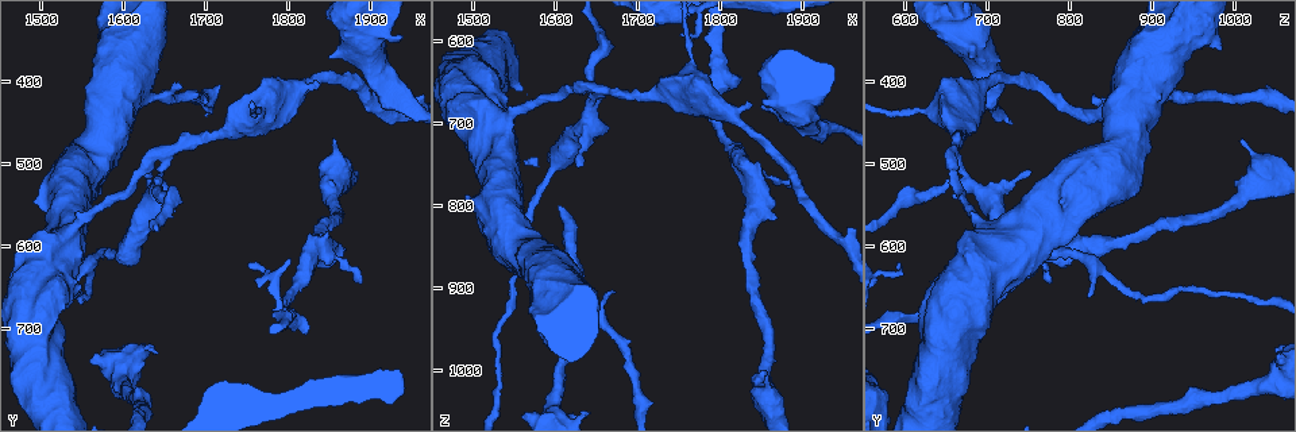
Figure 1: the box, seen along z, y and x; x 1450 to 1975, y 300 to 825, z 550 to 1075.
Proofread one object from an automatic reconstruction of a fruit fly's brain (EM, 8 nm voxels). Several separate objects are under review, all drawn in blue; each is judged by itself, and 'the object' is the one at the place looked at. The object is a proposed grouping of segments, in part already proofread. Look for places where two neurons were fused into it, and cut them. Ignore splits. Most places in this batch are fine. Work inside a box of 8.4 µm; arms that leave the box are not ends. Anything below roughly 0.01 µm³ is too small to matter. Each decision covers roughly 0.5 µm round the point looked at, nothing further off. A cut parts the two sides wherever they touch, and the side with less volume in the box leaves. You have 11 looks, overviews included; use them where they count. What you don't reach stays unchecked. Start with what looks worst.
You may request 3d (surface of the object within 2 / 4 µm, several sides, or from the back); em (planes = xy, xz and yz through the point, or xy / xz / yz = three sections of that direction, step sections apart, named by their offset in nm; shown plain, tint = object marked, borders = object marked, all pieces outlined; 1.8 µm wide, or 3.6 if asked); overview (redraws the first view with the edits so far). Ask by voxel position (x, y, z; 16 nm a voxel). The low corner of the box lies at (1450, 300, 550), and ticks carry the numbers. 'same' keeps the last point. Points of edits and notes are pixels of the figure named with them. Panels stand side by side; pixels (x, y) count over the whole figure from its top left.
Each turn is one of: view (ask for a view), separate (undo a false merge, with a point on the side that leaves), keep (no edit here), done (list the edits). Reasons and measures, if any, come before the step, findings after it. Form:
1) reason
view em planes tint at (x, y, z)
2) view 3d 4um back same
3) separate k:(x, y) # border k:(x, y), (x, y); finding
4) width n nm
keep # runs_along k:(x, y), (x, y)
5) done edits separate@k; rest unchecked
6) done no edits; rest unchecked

sharp bend
view 3d 4um at (1630, 500, 660)

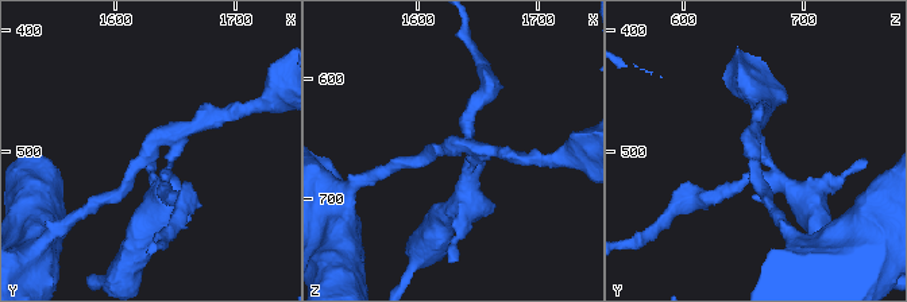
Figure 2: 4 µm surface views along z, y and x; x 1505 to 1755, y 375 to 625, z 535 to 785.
arms 4; shape alone is not enough
view em planes plain at (1632, 500, 660)

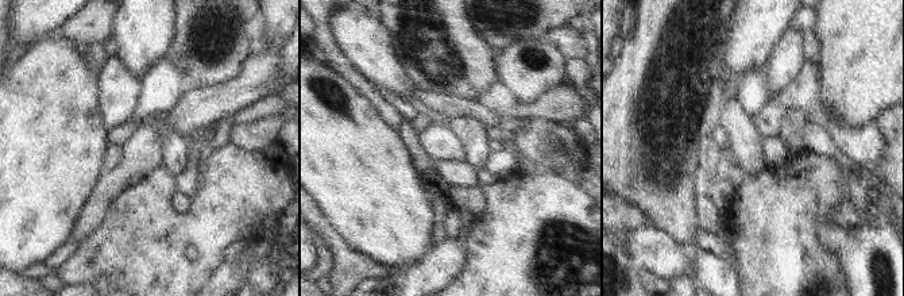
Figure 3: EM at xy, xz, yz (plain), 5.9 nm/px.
view em planes borders same

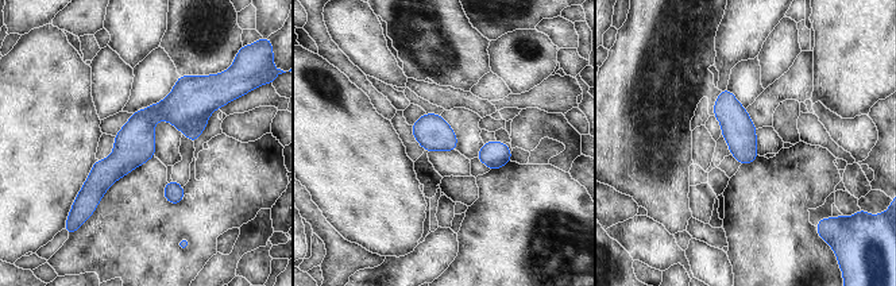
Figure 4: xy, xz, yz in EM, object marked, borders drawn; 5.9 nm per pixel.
separate 4:(192, 130) # border 4:(208, 113), (188, 122), (180, 130); two neurons meet here

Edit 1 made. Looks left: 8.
redraw
view overview

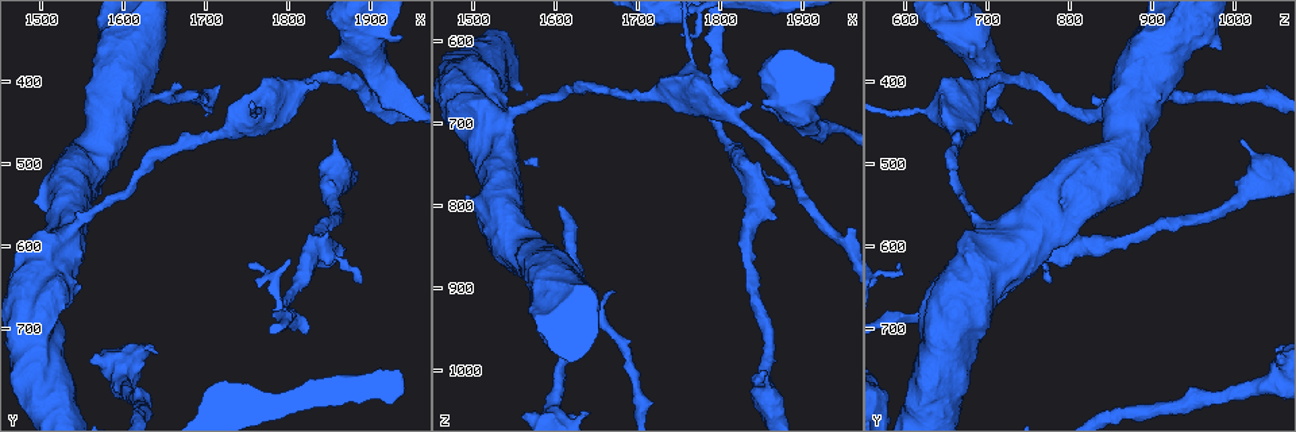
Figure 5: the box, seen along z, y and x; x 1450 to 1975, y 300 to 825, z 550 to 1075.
thick turns thin
view 3d 4um at (1760, 440, 660)

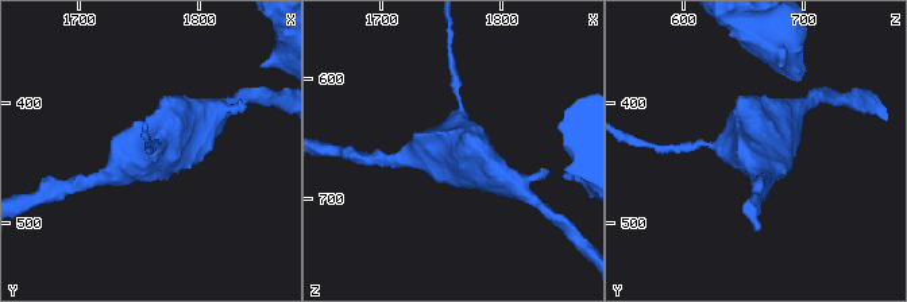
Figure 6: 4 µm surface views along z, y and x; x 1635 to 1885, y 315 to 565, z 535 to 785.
view em 3.6um yz step 16 plain at (1762, 444, 664)

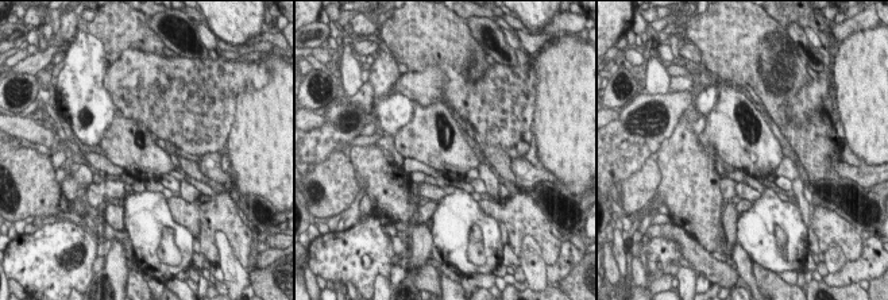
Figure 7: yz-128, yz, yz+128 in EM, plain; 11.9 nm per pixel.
view em 3.6um yz step 16 tint same

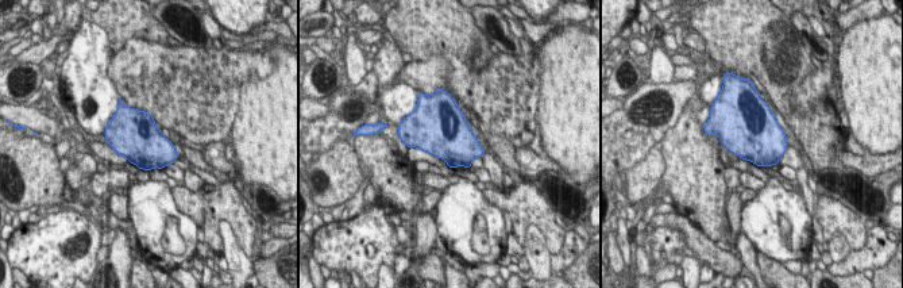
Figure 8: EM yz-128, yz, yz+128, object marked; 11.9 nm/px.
keep # continuous, no second neuron

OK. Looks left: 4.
abrupt turn
view em 3.6um planes borders at (1540, 585, 700)

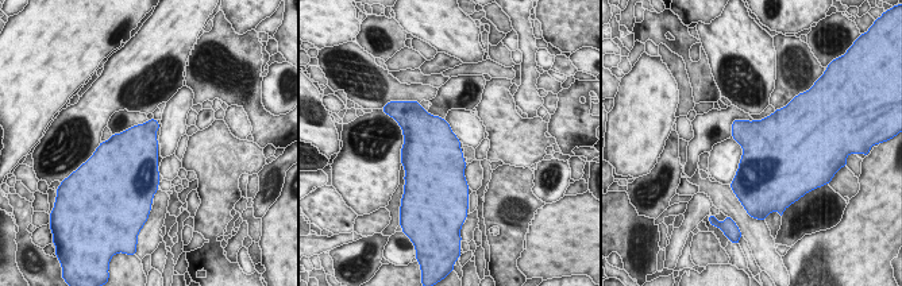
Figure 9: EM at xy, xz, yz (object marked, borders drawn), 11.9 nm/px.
width 500 nm
keep # one neuron here

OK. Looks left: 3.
sudden change in width
view em 3.6um xz step 8 tint at (1910, 335, 650)

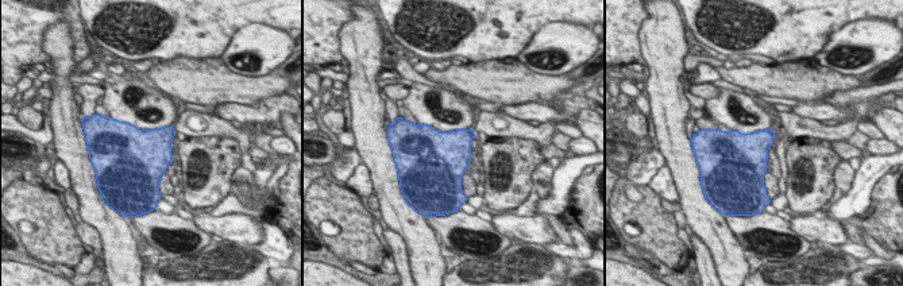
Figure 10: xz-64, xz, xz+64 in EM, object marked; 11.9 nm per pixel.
view em 3.6um planes borders same

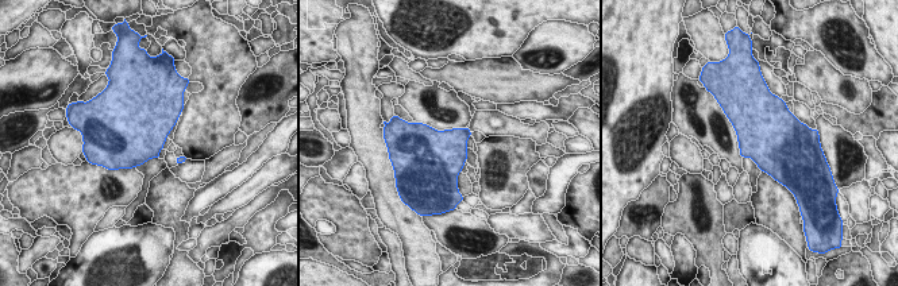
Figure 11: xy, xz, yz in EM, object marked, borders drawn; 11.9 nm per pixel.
keep # continuous, no second neuron

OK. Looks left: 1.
done edits separate@4; rest unchecked

